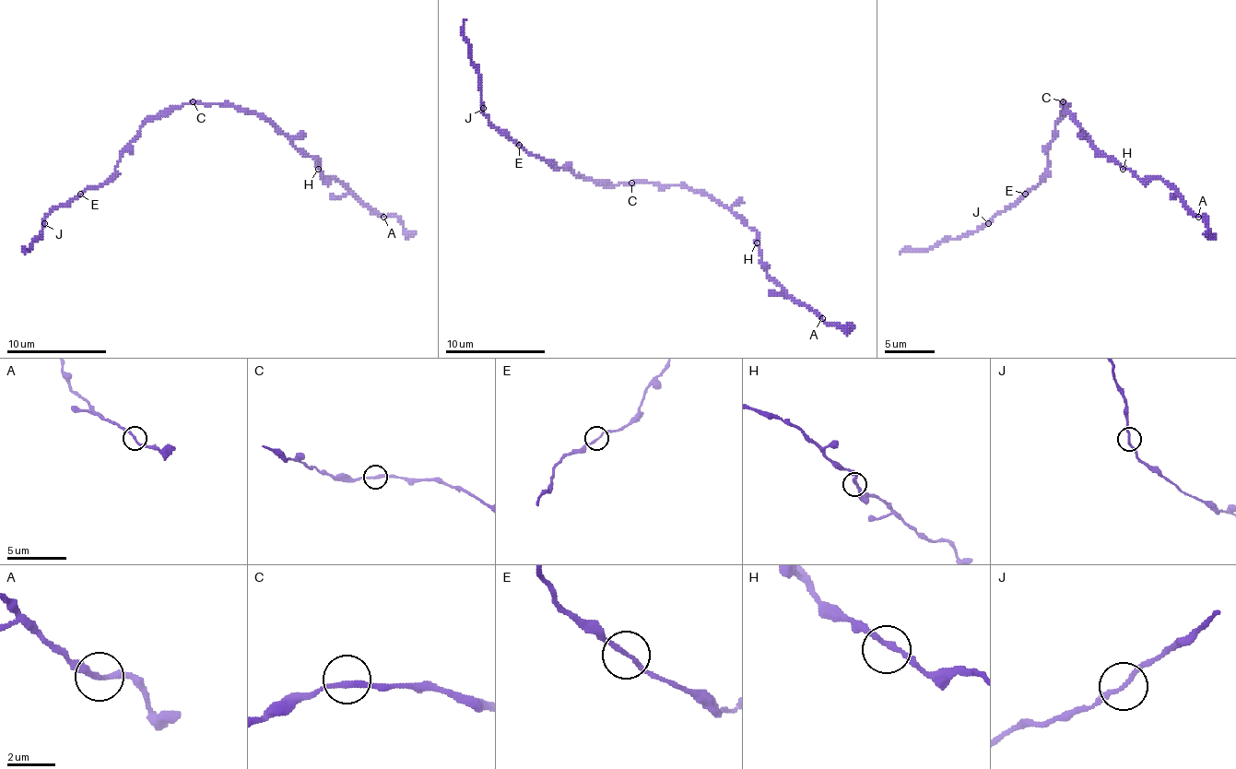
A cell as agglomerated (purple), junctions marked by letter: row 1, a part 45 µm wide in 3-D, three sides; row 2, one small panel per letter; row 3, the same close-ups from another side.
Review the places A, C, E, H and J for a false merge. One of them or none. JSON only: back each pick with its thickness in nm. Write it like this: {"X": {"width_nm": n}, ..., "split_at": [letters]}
{"split_at": []}

